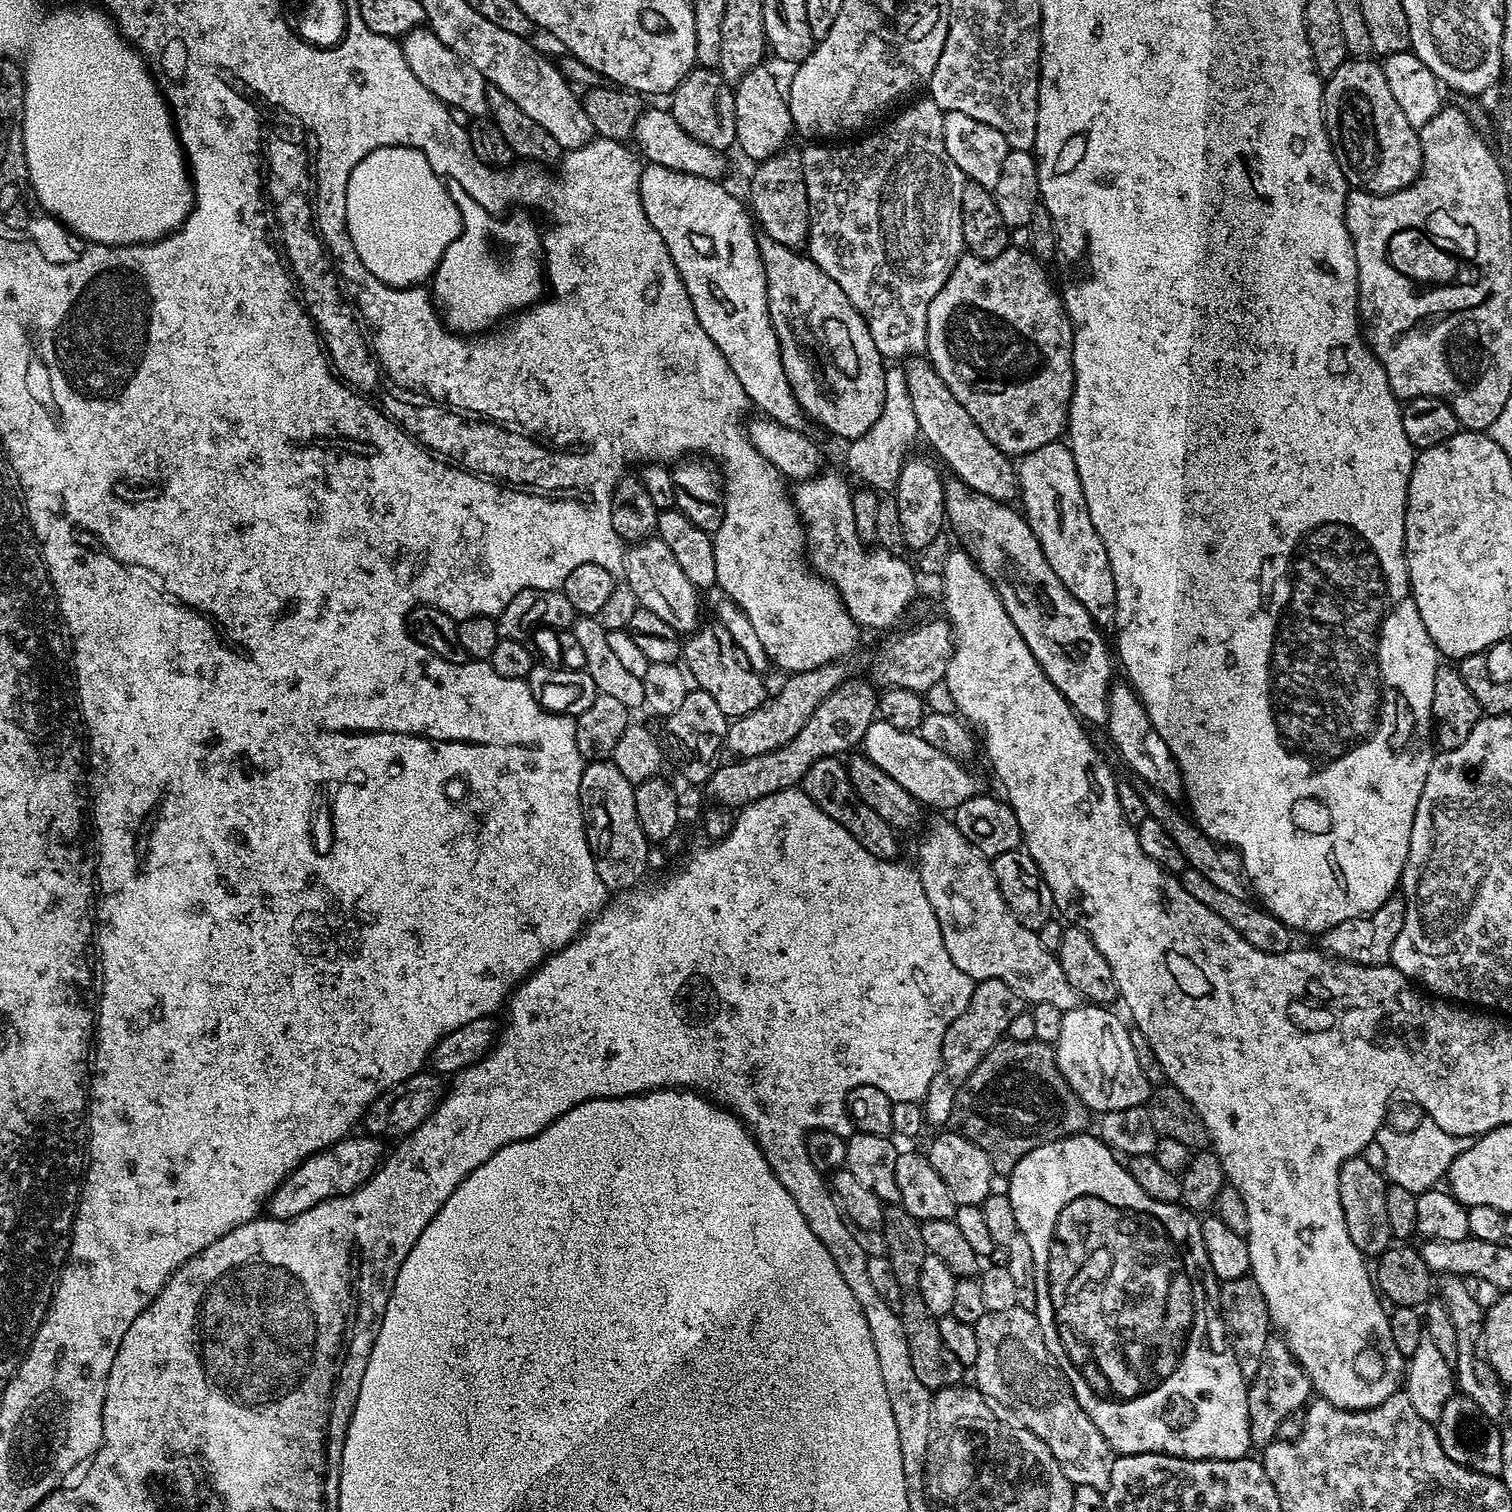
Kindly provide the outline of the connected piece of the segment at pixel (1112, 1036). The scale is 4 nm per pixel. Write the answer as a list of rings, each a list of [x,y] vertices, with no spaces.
[[[1081,1003],[1079,1008],[1071,1008],[1062,1018],[1062,1030],[1058,1034],[1058,1042],[1054,1046],[1058,1070],[1066,1078],[1066,1082],[1082,1098],[1082,1102],[1093,1113],[1109,1112],[1110,1110],[1126,1110],[1126,1106],[1147,1105],[1150,1095],[1150,1083],[1140,1060],[1136,1057],[1137,1045],[1130,1042],[1129,1025],[1123,1024],[1112,1013],[1113,1009],[1098,1004]]]

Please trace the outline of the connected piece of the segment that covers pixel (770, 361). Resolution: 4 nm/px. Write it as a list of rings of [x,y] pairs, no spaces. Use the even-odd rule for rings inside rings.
[[[645,163],[640,170],[642,210],[646,210],[650,226],[654,226],[658,234],[662,234],[662,242],[666,242],[670,258],[674,258],[674,266],[680,272],[682,282],[690,294],[690,302],[702,330],[710,334],[714,346],[722,350],[722,358],[730,362],[730,370],[738,374],[738,382],[742,382],[742,390],[746,390],[751,407],[760,411],[757,413],[787,428],[803,429],[806,417],[794,398],[794,392],[790,390],[790,382],[782,366],[778,338],[768,313],[766,274],[758,250],[758,232],[745,201],[741,197],[740,201],[738,197],[731,196],[724,186],[715,180],[682,174],[678,170],[657,164]]]

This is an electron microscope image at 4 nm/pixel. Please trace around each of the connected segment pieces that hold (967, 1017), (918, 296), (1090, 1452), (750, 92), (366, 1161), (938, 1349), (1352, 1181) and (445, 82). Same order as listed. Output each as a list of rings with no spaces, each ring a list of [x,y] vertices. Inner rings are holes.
[[[981,980],[973,987],[972,997],[966,1010],[946,1030],[942,1038],[942,1058],[938,1074],[934,1074],[934,1082],[930,1082],[930,1090],[926,1090],[922,1107],[924,1119],[929,1125],[947,1125],[952,1118],[954,1098],[958,1098],[958,1090],[974,1074],[978,1062],[1007,1033],[1010,1018],[1014,1014],[1025,1011],[1026,1002],[1006,982],[997,980]]]
[[[924,98],[917,104],[910,105],[905,112],[899,112],[897,111],[887,121],[889,124],[885,128],[878,129],[879,127],[877,127],[875,131],[868,134],[873,134],[873,136],[868,136],[865,140],[858,141],[857,144],[844,144],[841,148],[808,148],[803,149],[802,152],[806,194],[810,202],[807,255],[811,256],[814,263],[831,280],[838,282],[838,286],[842,286],[842,294],[846,294],[846,298],[850,298],[853,306],[860,311],[861,316],[868,323],[870,338],[874,338],[874,346],[878,346],[880,355],[888,362],[900,362],[903,356],[906,356],[905,358],[916,358],[927,349],[928,307],[934,298],[934,294],[938,294],[938,290],[942,290],[946,278],[952,273],[954,266],[959,262],[962,253],[965,251],[960,211],[962,210],[962,192],[966,178],[962,174],[962,170],[958,170],[958,166],[954,166],[954,162],[950,162],[950,154],[946,154],[946,146],[942,142],[944,112],[931,98]]]
[[[1017,1306],[1010,1310],[987,1312],[975,1326],[978,1334],[978,1358],[974,1365],[975,1387],[989,1401],[1009,1408],[1023,1427],[1031,1430],[1038,1438],[1042,1438],[1042,1442],[1046,1442],[1062,1474],[1066,1474],[1072,1485],[1081,1484],[1101,1490],[1107,1489],[1114,1459],[1112,1447],[1106,1442],[1102,1430],[1098,1430],[1098,1426],[1090,1422],[1086,1410],[1078,1406],[1066,1374],[1056,1365],[1056,1359],[1052,1357],[1050,1350],[1046,1350],[1046,1342],[1042,1338],[1042,1330],[1035,1311]]]
[[[767,63],[758,65],[734,86],[735,147],[741,148],[752,162],[775,156],[789,143],[788,135],[793,135],[794,132],[785,89],[776,81],[775,74],[768,67]]]
[[[349,1134],[337,1144],[332,1144],[326,1151],[316,1152],[306,1158],[286,1177],[266,1201],[266,1212],[273,1220],[289,1220],[322,1201],[327,1200],[330,1193],[351,1190],[367,1182],[368,1177],[376,1171],[382,1160],[381,1141],[367,1134]]]
[[[885,1207],[882,1231],[888,1247],[886,1255],[890,1266],[894,1266],[894,1278],[898,1278],[898,1286],[902,1293],[902,1302],[898,1311],[902,1330],[906,1333],[906,1347],[910,1350],[910,1362],[914,1365],[914,1374],[918,1374],[918,1382],[933,1390],[954,1388],[963,1381],[960,1379],[963,1378],[966,1368],[942,1343],[942,1334],[938,1334],[938,1318],[930,1314],[930,1310],[926,1310],[926,1302],[922,1302],[918,1274],[922,1274],[922,1262],[926,1253],[920,1225],[921,1221],[915,1220],[905,1208]]]
[[[1363,1155],[1351,1156],[1342,1166],[1338,1174],[1338,1198],[1342,1202],[1342,1218],[1346,1218],[1350,1242],[1354,1242],[1366,1258],[1375,1258],[1394,1244],[1389,1215],[1386,1214],[1388,1184],[1383,1171],[1364,1159]]]
[[[421,26],[408,32],[402,37],[402,47],[406,66],[414,70],[414,78],[418,78],[418,82],[422,82],[422,86],[426,86],[430,94],[437,96],[443,104],[457,113],[465,112],[468,118],[484,118],[489,115],[488,81],[482,74],[478,74],[478,70],[474,70],[474,66],[470,66],[470,62],[466,62],[461,56],[454,54],[450,46],[443,44],[432,33],[431,28]]]

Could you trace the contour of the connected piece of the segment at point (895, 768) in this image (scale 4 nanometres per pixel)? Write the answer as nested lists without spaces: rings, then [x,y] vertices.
[[[873,720],[864,735],[862,752],[874,762],[874,766],[878,766],[878,770],[886,770],[886,774],[890,774],[890,778],[894,778],[894,782],[898,782],[898,786],[919,800],[921,805],[936,808],[932,810],[954,810],[977,795],[976,780],[964,769],[966,767],[961,761],[930,746],[916,732],[903,732],[885,720]]]

